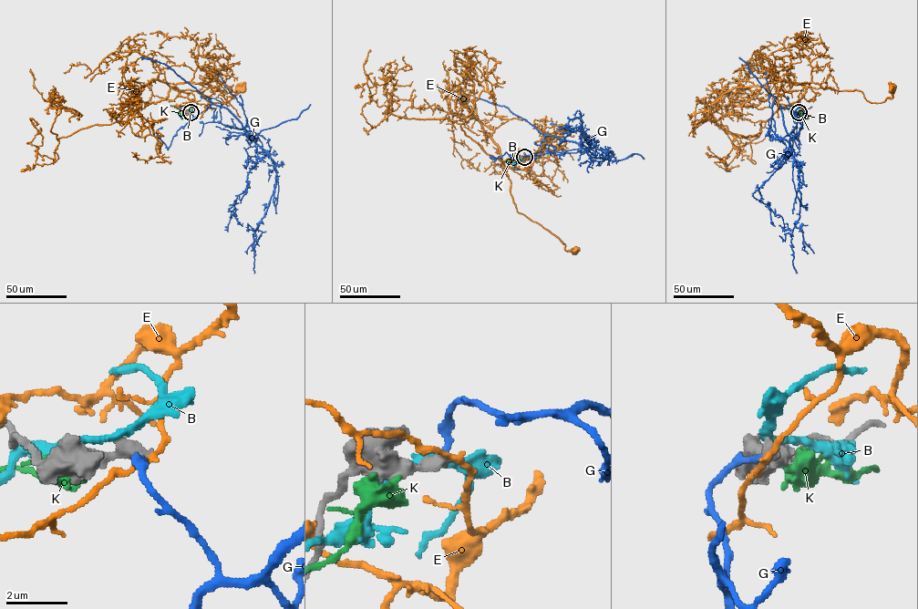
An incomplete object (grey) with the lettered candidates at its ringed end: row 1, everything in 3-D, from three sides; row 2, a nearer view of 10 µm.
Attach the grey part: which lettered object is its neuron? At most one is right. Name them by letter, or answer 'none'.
G

